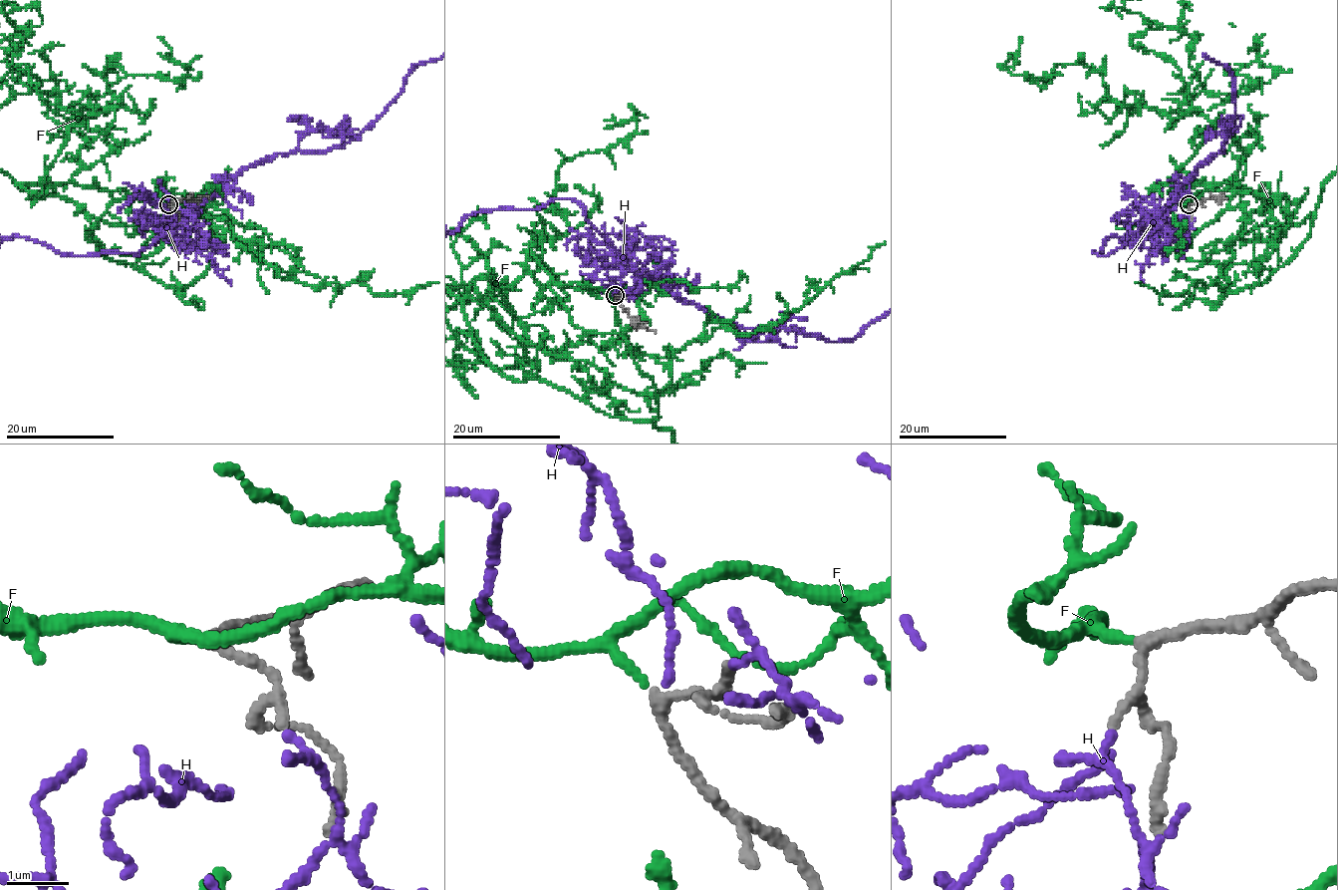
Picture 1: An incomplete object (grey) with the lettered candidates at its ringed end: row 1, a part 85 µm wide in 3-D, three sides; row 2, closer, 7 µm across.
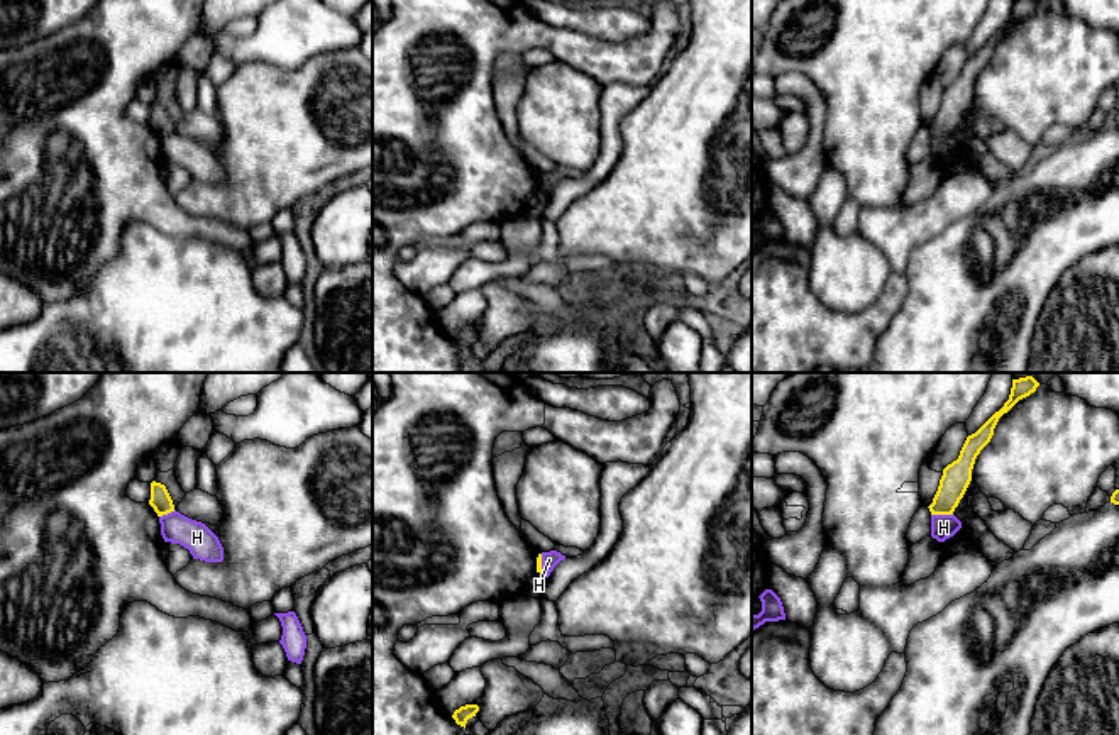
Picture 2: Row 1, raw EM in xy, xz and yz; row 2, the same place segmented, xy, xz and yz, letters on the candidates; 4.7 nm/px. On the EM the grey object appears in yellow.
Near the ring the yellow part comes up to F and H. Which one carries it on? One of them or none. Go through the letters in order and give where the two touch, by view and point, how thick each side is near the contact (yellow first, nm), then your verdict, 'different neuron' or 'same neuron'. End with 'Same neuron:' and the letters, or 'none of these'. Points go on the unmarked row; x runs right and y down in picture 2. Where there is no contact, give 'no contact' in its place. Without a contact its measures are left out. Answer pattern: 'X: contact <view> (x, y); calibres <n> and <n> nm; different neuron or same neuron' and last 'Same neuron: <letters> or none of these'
F: no contact; same neuron
H: contact yz (942, 134); calibres 140 and 120 nm; different neuron
Same neuron: F

